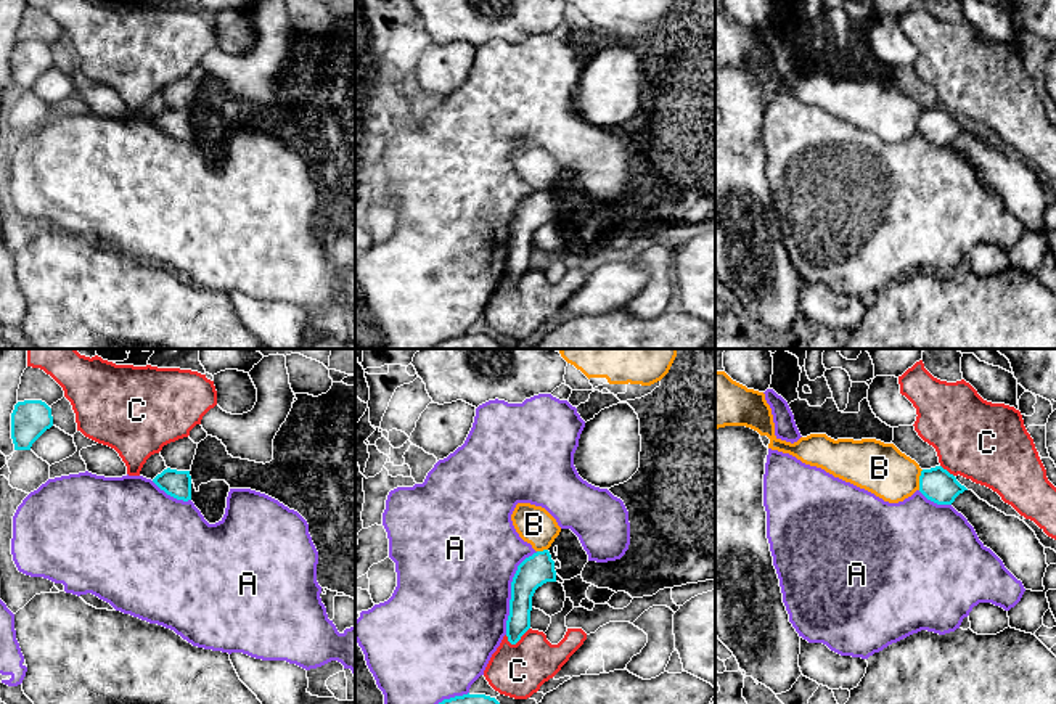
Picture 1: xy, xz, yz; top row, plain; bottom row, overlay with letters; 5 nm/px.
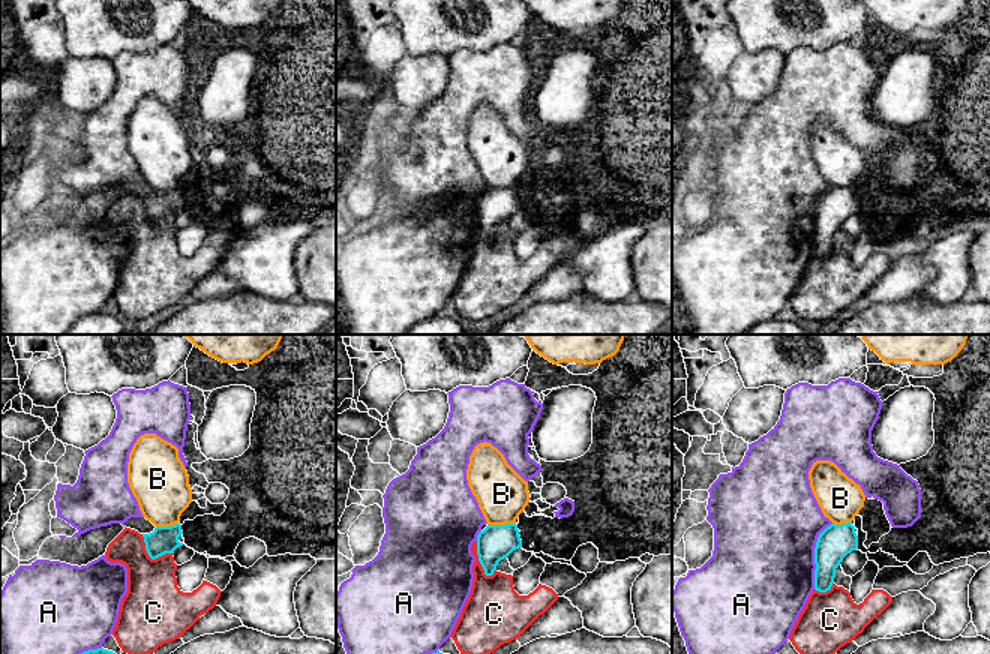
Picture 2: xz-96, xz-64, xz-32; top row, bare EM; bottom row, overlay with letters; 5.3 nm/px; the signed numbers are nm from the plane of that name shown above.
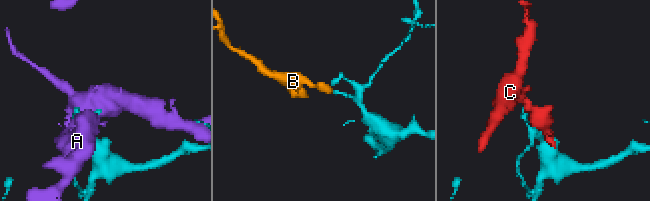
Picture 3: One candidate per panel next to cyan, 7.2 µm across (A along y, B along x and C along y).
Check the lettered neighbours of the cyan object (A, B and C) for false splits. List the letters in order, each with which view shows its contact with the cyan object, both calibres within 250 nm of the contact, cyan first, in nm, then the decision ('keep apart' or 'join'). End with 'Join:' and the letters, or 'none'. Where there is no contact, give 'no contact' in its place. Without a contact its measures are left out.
A: xz | 160/500 nm | keep apart
B: yz | 170/260 nm | keep apart
C: xz | 120/280 nm | keep apart
Join: none

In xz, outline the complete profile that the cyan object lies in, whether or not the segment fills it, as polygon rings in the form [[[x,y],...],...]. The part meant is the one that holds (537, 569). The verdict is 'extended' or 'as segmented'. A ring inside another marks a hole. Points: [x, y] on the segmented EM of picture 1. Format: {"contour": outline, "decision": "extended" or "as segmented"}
{"contour": [[[548,550],[534,553],[518,566],[506,620],[506,636],[511,645],[530,628],[532,596],[546,582],[556,582],[555,561]]], "decision": "as segmented"}

